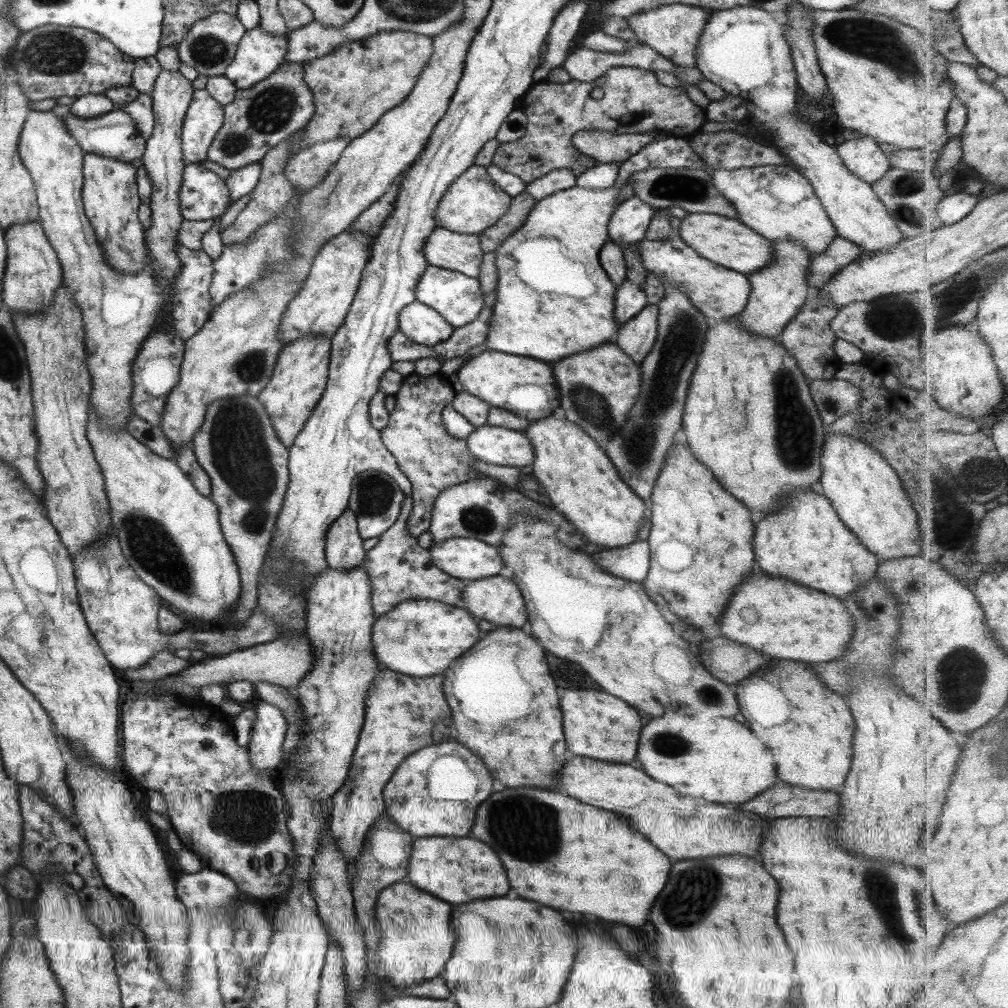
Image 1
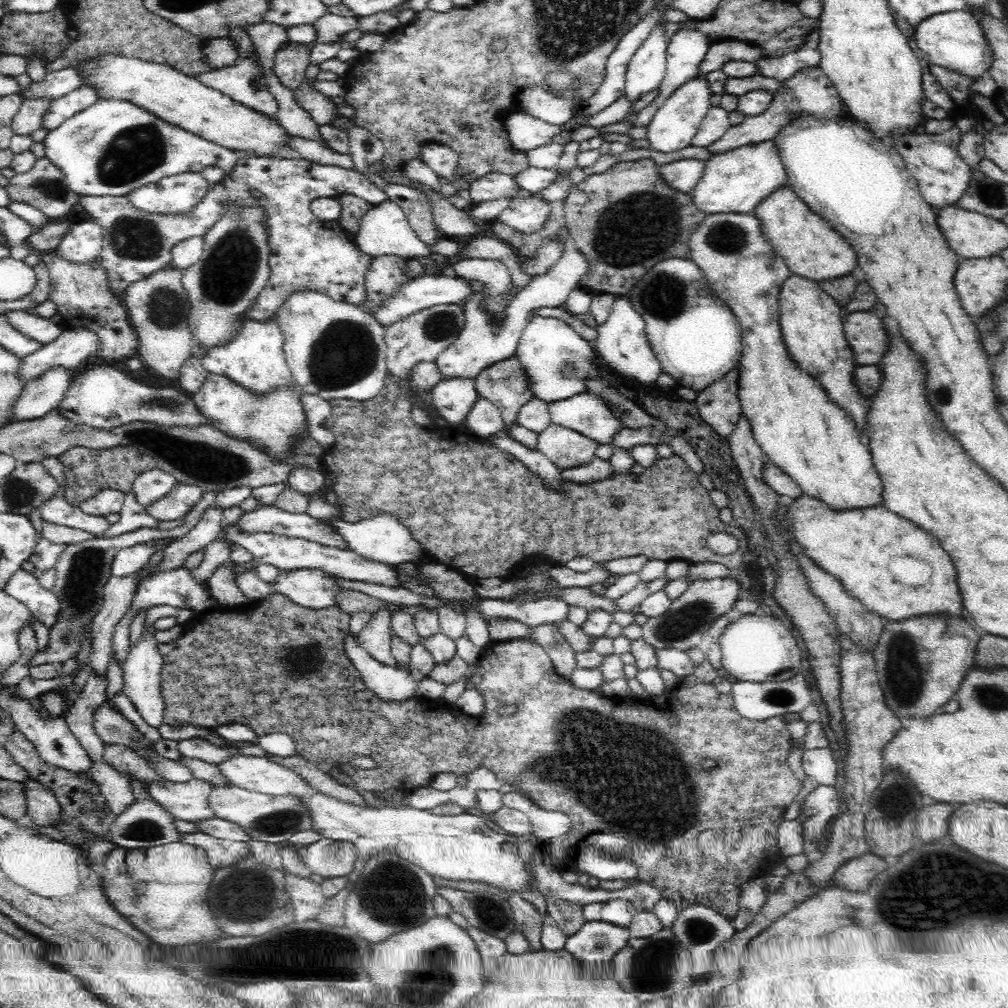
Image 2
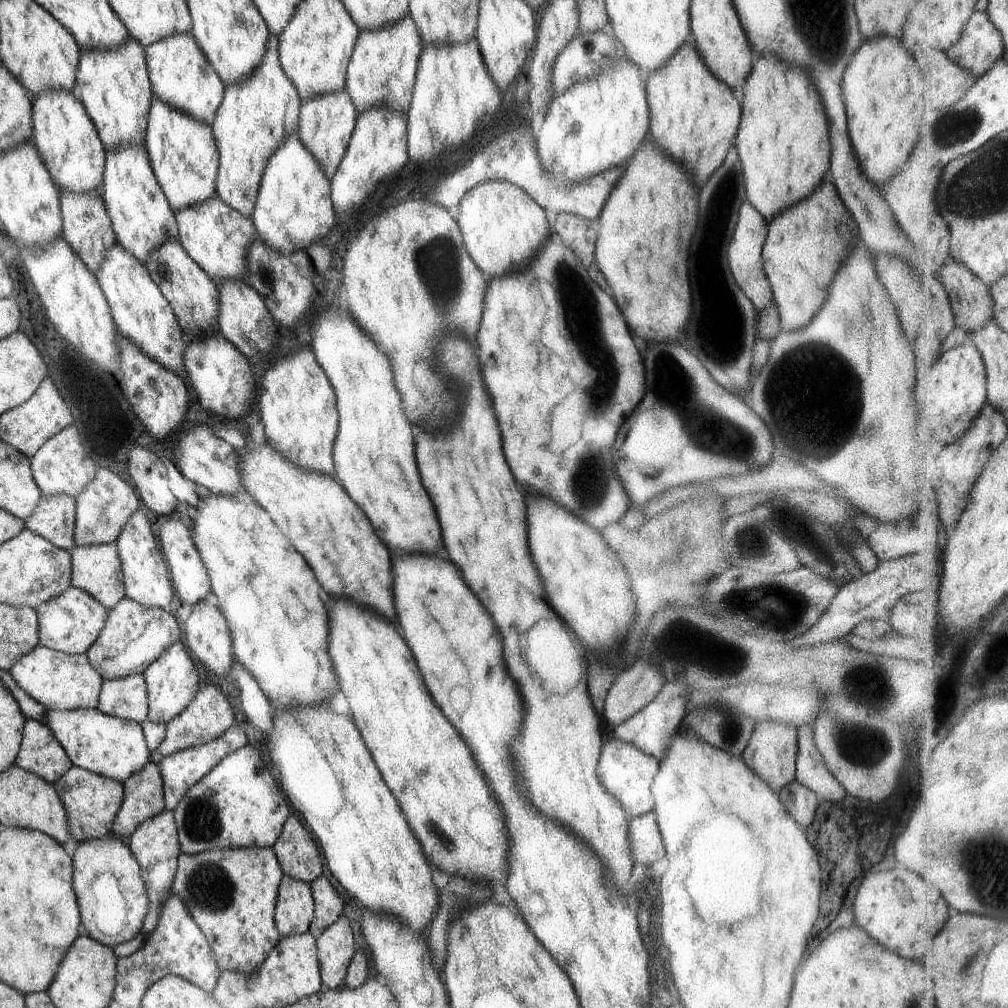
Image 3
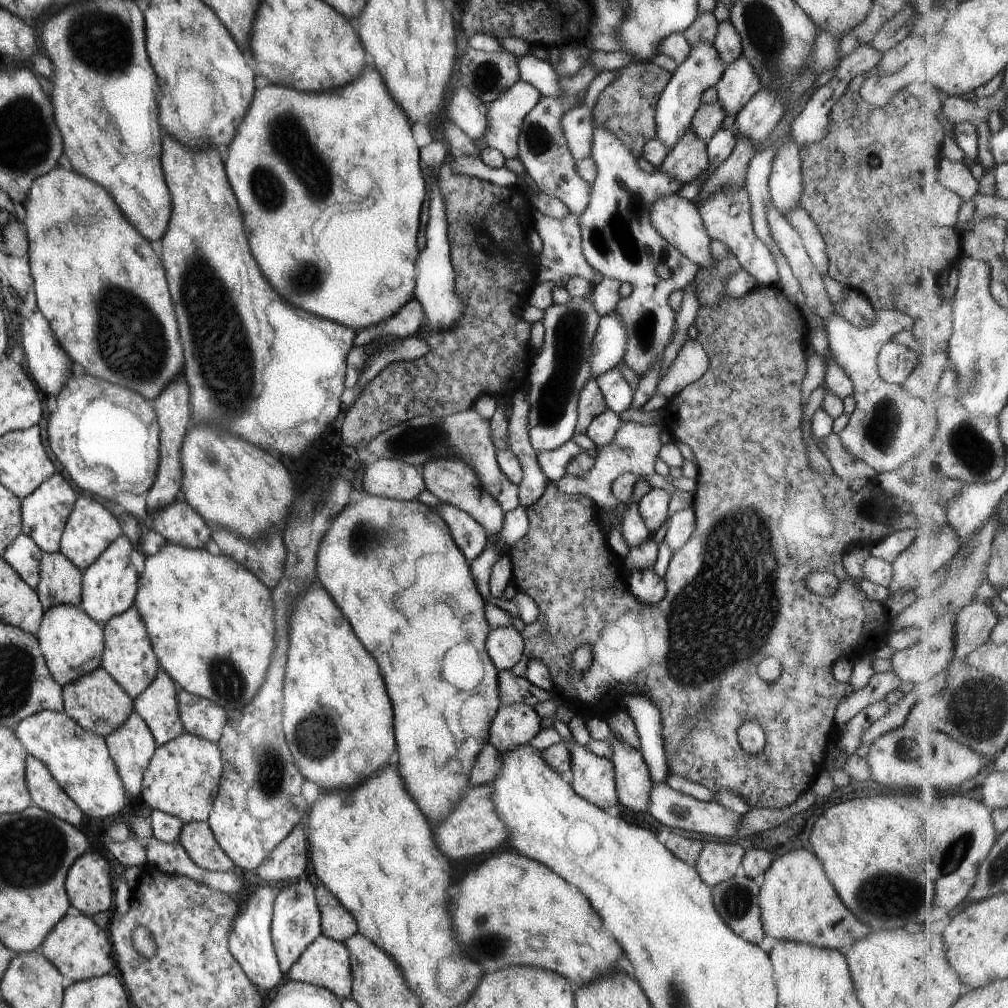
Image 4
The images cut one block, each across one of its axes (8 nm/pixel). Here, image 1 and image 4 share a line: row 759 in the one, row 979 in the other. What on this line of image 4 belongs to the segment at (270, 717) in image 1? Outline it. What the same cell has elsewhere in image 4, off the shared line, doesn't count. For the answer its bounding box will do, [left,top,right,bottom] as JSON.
[227,884,284,994]

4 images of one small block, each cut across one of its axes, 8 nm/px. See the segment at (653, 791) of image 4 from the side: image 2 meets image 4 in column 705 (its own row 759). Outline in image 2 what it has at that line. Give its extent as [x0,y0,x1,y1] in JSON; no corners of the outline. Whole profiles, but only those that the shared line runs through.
[801,748,838,787]

